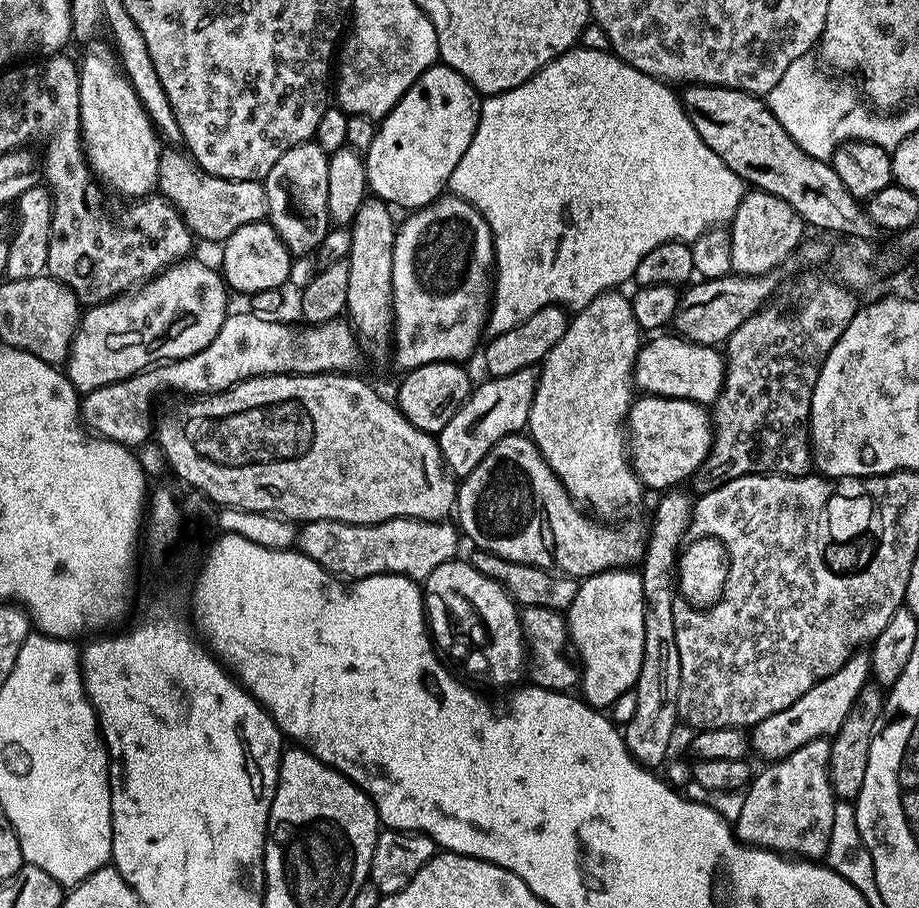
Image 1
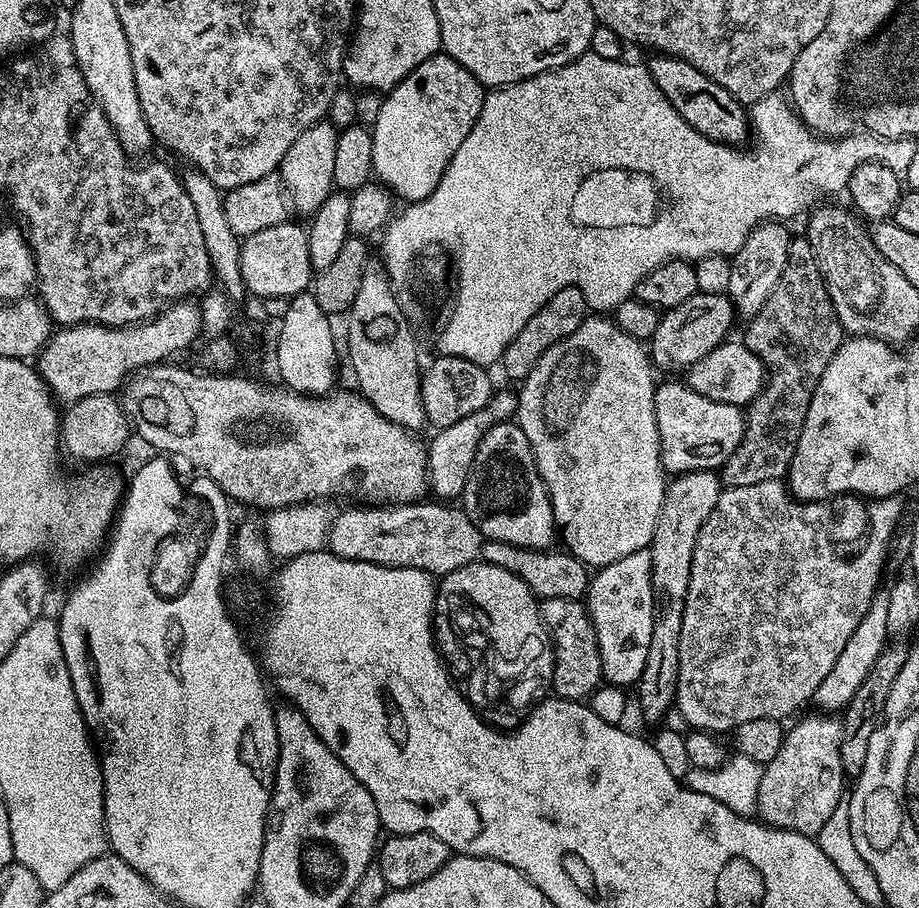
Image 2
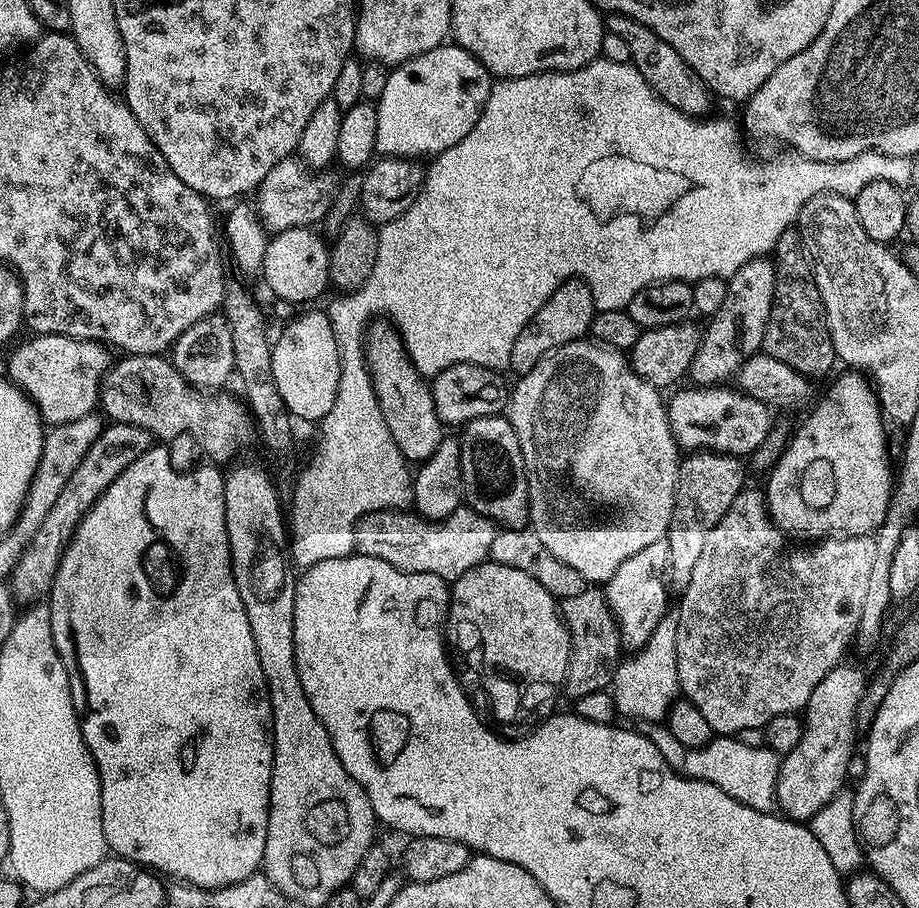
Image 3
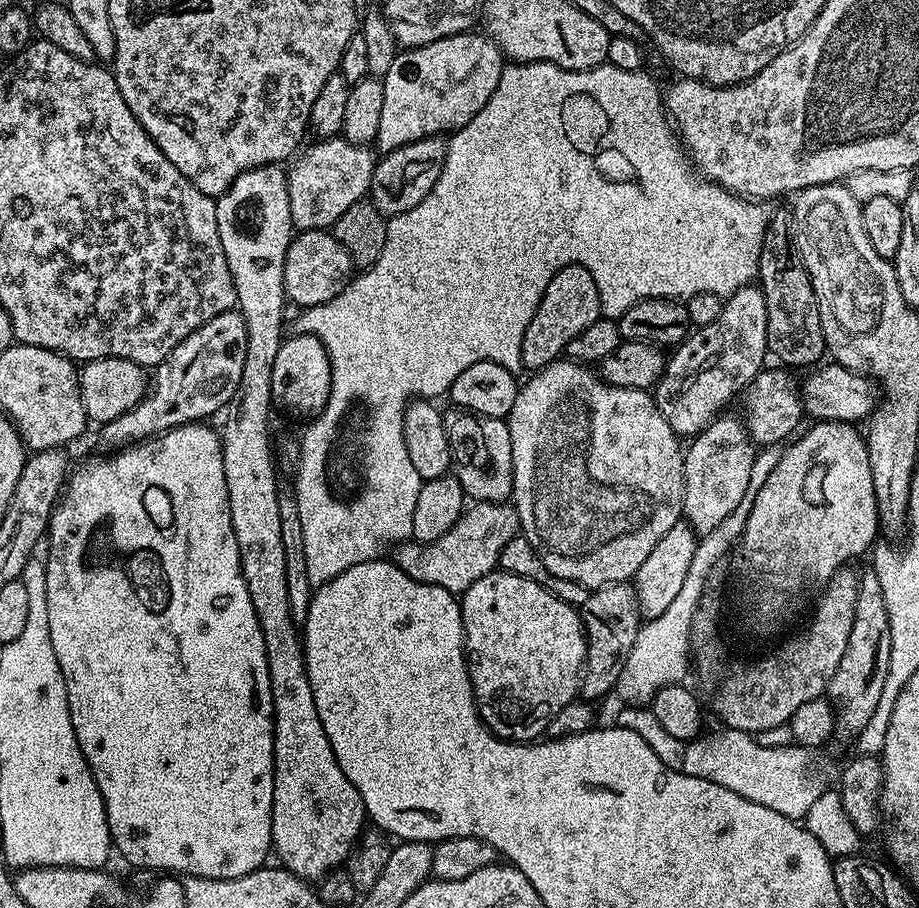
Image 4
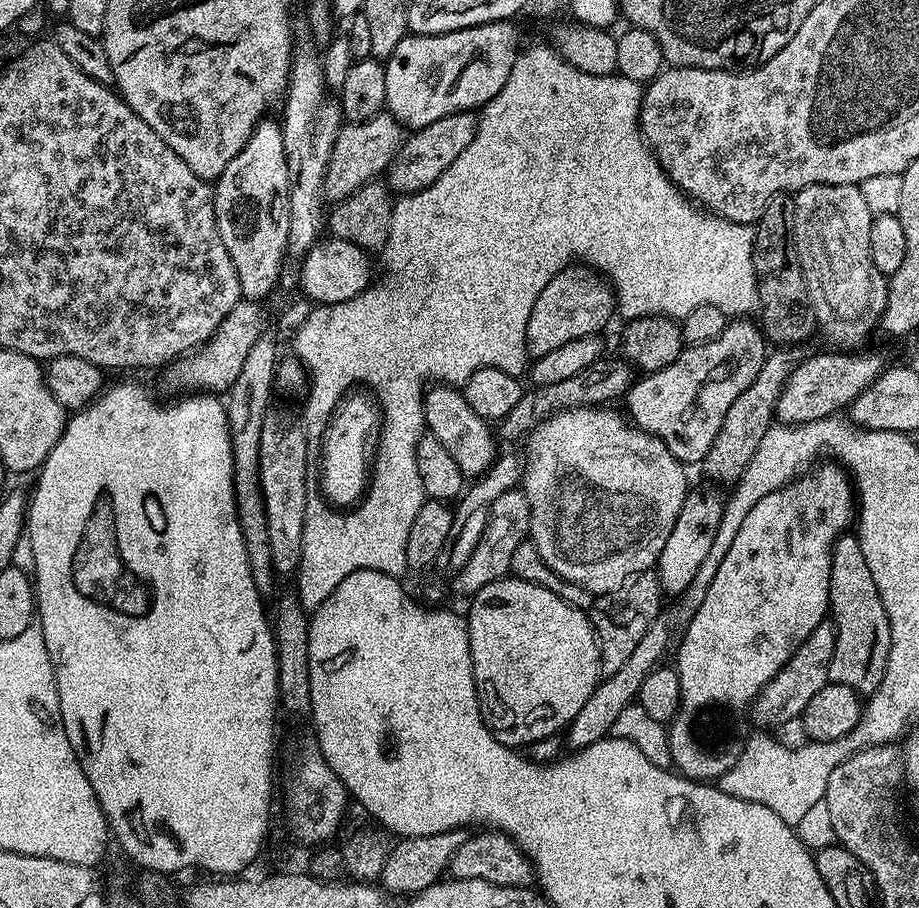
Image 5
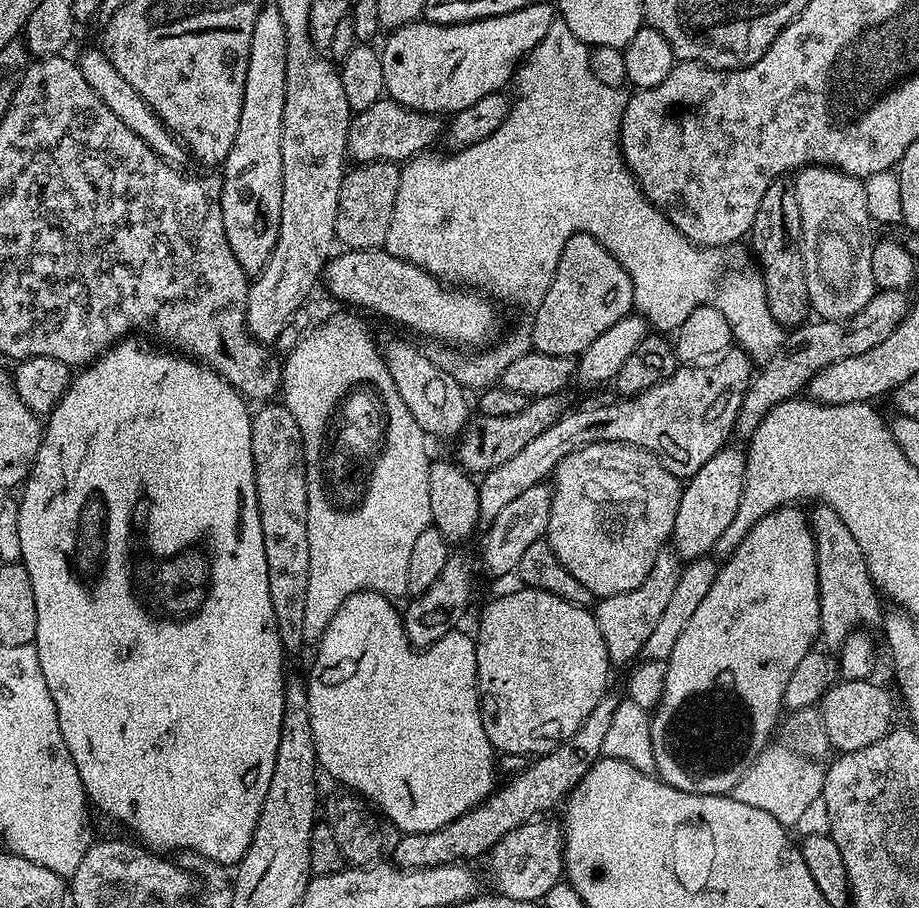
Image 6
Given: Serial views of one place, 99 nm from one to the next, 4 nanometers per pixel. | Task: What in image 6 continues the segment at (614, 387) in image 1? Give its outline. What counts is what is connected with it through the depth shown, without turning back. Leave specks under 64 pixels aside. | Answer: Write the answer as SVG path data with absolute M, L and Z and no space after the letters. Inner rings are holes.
M602 442L562 458L554 473L555 480L546 539L562 566L566 566L566 570L570 570L596 598L626 594L642 586L644 579L652 575L654 558L665 551L672 538L682 491L678 477L670 474L653 452L629 444Z

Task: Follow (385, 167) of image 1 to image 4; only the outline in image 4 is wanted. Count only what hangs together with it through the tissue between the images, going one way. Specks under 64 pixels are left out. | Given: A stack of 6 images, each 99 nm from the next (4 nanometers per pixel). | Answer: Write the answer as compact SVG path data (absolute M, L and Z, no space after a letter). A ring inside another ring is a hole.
M475 31L459 32L456 36L447 36L438 42L430 42L426 46L405 48L397 51L390 70L382 77L384 81L384 98L382 101L382 119L378 125L378 134L374 141L381 153L393 151L395 148L418 142L428 136L451 134L456 129L466 126L486 102L490 102L490 94L494 94L494 86L498 86L498 78L502 74L506 57L495 40L487 35L475 36Z

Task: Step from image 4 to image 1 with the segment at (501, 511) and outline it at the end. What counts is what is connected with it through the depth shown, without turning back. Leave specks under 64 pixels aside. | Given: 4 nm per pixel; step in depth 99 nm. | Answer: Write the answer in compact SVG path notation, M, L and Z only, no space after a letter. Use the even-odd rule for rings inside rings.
M394 518L381 524L309 520L298 528L298 551L348 582L371 576L409 576L411 580L423 582L442 562L457 559L460 540L457 525L448 520Z

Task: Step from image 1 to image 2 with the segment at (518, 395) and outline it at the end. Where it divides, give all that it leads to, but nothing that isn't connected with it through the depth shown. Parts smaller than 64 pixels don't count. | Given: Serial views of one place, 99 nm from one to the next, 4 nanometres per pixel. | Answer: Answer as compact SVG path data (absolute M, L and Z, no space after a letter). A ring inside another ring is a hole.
M497 391L490 402L482 410L462 418L462 422L454 422L454 426L446 426L435 433L432 441L427 441L428 449L428 486L431 495L440 502L452 502L463 497L464 487L474 462L474 454L486 434L496 424L511 421L516 414L517 393Z

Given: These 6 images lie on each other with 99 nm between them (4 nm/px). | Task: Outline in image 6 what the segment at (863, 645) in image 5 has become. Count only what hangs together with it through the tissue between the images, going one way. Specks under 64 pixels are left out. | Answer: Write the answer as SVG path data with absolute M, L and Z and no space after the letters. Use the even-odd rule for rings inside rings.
M822 503L811 509L812 537L816 543L818 562L818 590L820 591L820 636L832 647L839 649L846 637L854 632L868 630L871 624L879 625L882 619L881 597L872 583L872 575L866 566L866 558L854 542L846 522ZM877 596L877 597L876 597ZM880 599L880 600L879 600Z

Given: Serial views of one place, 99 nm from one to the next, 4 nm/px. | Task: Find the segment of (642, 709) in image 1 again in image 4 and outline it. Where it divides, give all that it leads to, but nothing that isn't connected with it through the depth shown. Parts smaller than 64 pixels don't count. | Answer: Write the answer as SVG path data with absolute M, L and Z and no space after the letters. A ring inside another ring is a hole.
M721 414L684 448L683 519L698 534L714 530L746 498L758 448L739 415Z

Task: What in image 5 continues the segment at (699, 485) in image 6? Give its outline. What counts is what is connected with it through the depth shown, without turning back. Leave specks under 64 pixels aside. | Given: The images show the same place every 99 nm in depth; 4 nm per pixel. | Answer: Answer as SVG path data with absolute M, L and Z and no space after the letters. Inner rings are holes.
M689 491L688 497L682 502L682 510L674 522L674 530L670 530L670 538L666 538L666 546L658 558L658 569L660 568L658 584L665 593L688 592L691 589L698 568L705 561L706 554L713 545L719 520L723 516L724 505L722 496L720 500L716 492Z

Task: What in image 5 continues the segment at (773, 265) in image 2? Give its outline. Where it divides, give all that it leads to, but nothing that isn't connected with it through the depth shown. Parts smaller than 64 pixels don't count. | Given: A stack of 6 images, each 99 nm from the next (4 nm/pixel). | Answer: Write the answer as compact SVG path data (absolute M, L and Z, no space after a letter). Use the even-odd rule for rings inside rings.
M748 318L733 319L718 338L685 347L670 366L641 375L628 390L627 419L643 432L657 436L685 466L699 465L706 458L718 430L722 430L726 410L762 370L766 337L752 322Z

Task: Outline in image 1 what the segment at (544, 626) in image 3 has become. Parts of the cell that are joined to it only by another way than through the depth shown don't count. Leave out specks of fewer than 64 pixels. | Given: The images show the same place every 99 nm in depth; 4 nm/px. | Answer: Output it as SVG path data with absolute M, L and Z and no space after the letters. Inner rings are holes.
M457 558L442 562L442 566L434 570L434 574L423 580L422 591L426 623L435 647L453 665L456 663L465 672L465 677L473 676L474 679L485 680L488 684L521 683L520 675L523 677L526 672L526 645L524 632L520 628L520 608L502 585L494 582L494 578L486 578L486 574L478 574L478 570L474 570L467 559Z

